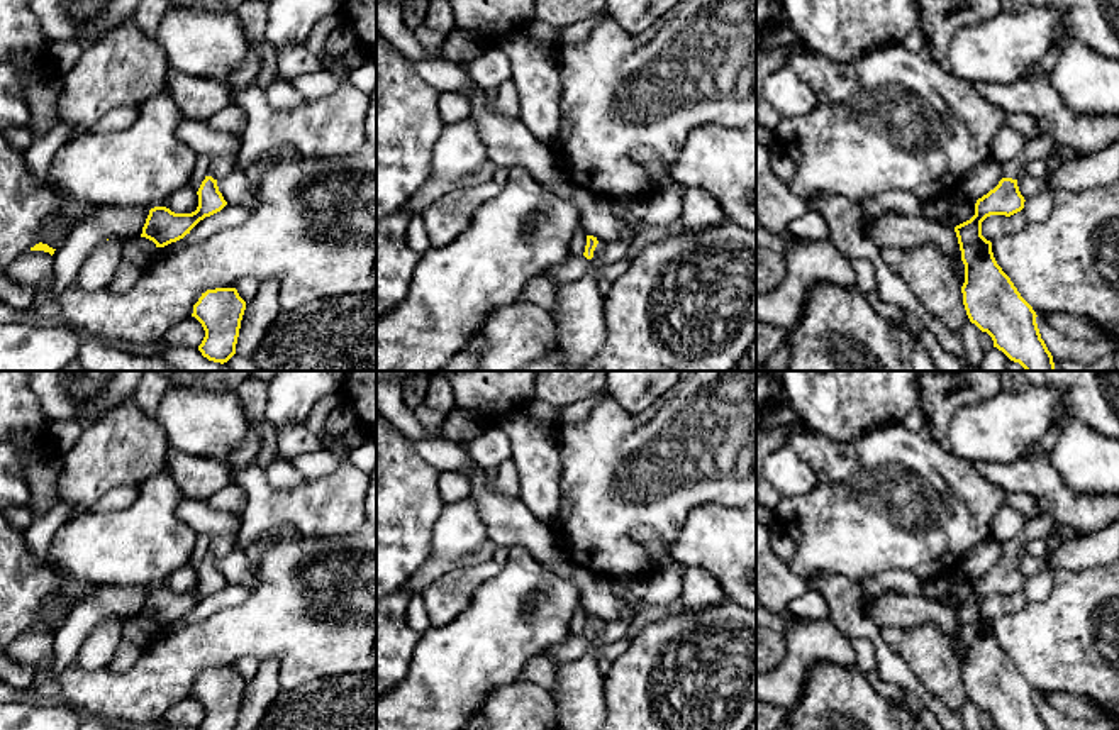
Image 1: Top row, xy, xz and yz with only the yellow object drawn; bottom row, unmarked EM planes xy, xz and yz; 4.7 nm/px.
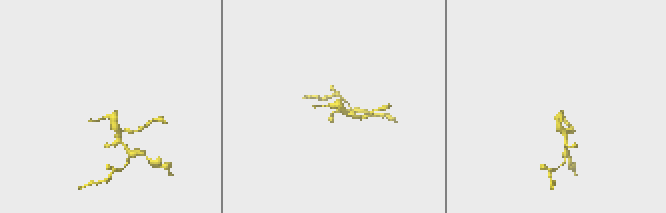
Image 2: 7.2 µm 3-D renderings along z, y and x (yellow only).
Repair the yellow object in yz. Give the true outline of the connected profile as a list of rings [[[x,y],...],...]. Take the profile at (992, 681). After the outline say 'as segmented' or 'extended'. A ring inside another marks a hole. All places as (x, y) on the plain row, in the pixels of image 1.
[[[1044,512],[1026,520],[1022,532],[1005,544],[1007,556],[977,579],[975,595],[956,605],[965,662],[963,684],[971,703],[987,711],[999,730],[1048,730],[1041,718],[1036,691],[1021,676],[1010,657],[997,644],[992,622],[982,615],[982,601],[990,595],[1010,596],[1024,588],[1017,561],[1031,540],[1046,539],[1055,520]]]; extended

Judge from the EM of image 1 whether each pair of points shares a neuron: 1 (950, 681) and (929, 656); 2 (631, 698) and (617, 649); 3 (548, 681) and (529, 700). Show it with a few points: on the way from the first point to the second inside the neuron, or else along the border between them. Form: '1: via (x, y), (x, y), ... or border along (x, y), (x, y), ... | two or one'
1: via (943, 674), (935, 663) | one
2: border along (631, 641), (614, 661) | two
3: border along (519, 678), (550, 693) | two

